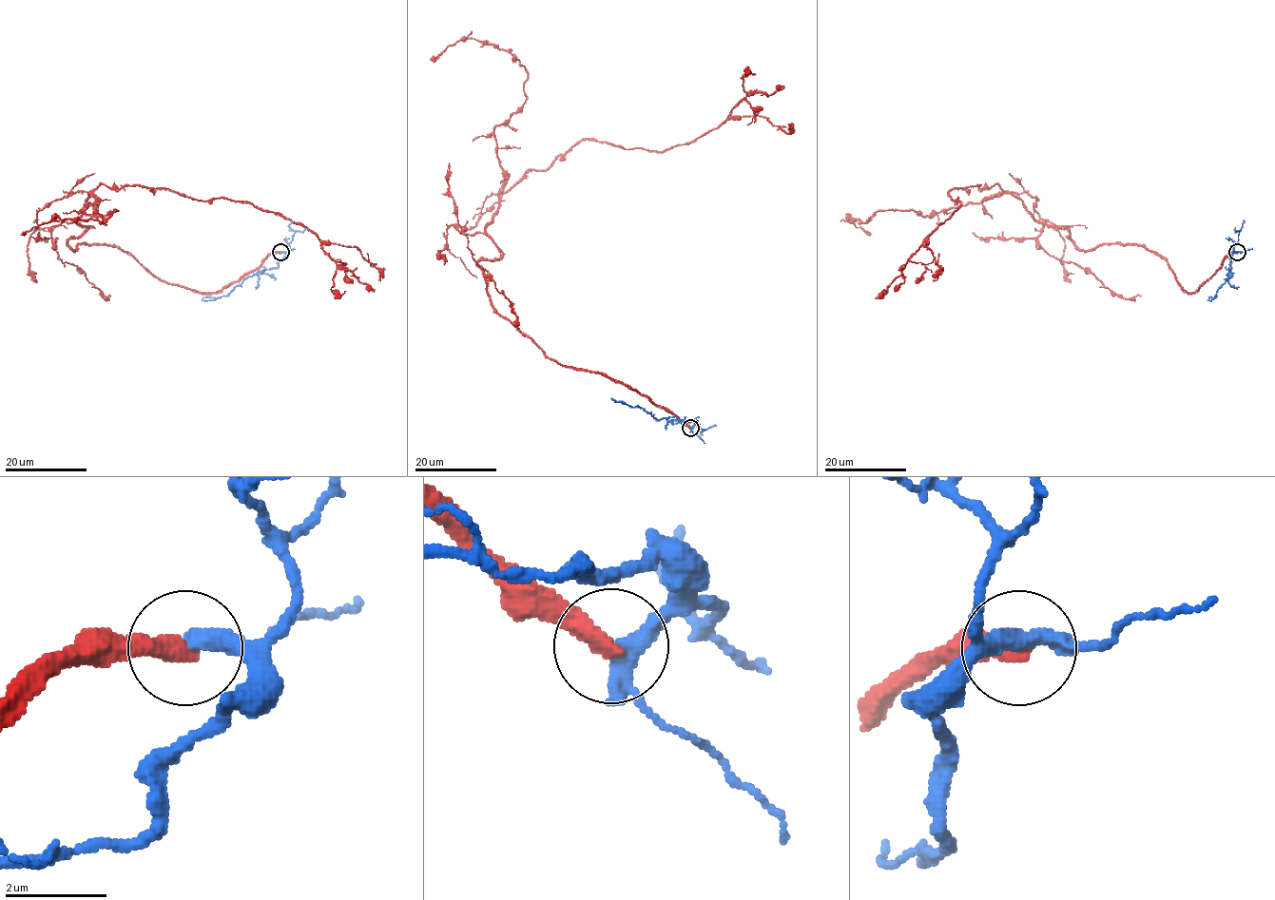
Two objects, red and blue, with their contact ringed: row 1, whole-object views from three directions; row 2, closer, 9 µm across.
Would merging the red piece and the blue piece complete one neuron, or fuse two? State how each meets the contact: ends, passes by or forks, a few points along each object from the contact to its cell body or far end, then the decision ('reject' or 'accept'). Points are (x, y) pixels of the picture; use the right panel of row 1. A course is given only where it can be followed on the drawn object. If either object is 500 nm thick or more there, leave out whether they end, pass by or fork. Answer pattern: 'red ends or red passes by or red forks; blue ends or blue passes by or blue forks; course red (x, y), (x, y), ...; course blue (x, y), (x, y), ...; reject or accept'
red ends; blue passes by; course red (1237, 252), (1187, 292), (1146, 247), (1081, 250), (970, 185), (928, 238), (933, 280); course blue (1237, 252), (1232, 256), (1228, 277), (1216, 296), (1207, 300); reject

